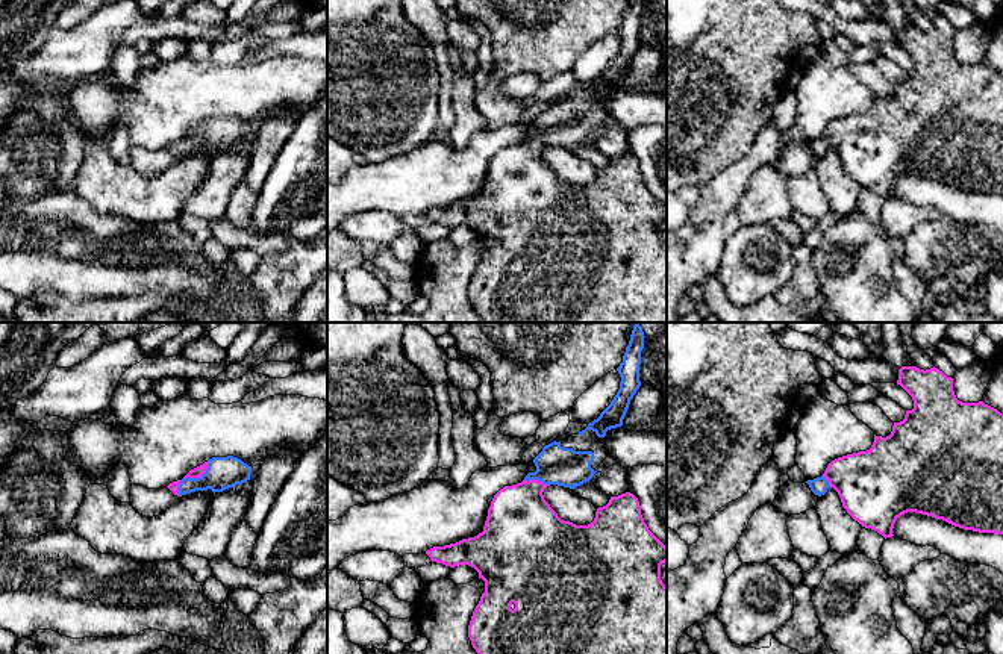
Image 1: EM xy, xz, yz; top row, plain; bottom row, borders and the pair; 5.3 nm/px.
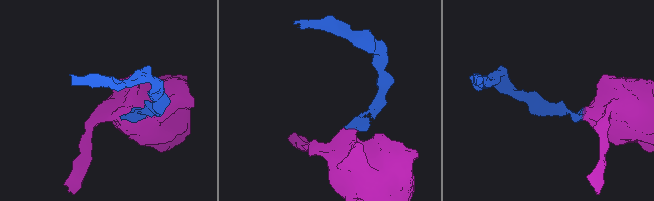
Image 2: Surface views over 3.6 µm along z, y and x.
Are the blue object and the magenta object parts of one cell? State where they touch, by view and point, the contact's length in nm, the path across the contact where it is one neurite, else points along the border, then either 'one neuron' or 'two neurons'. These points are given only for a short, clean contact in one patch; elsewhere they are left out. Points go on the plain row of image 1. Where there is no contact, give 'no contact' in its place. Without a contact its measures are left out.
contact xy (199, 138); length 170 nm; way xy (223, 133), (199, 138), (199, 132); one neuron

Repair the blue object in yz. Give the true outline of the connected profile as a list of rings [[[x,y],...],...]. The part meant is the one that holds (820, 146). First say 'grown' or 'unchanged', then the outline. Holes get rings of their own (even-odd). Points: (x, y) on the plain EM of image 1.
grown; [[[901,27],[897,45],[912,58],[914,70],[906,71],[903,82],[894,83],[889,97],[874,95],[870,111],[832,121],[821,138],[806,142],[811,151],[821,157],[833,148],[847,174],[885,200],[894,197],[895,182],[908,173],[942,180],[964,191],[1003,195],[1003,74],[983,62],[959,62],[953,51],[953,39],[935,27],[926,32]]]

